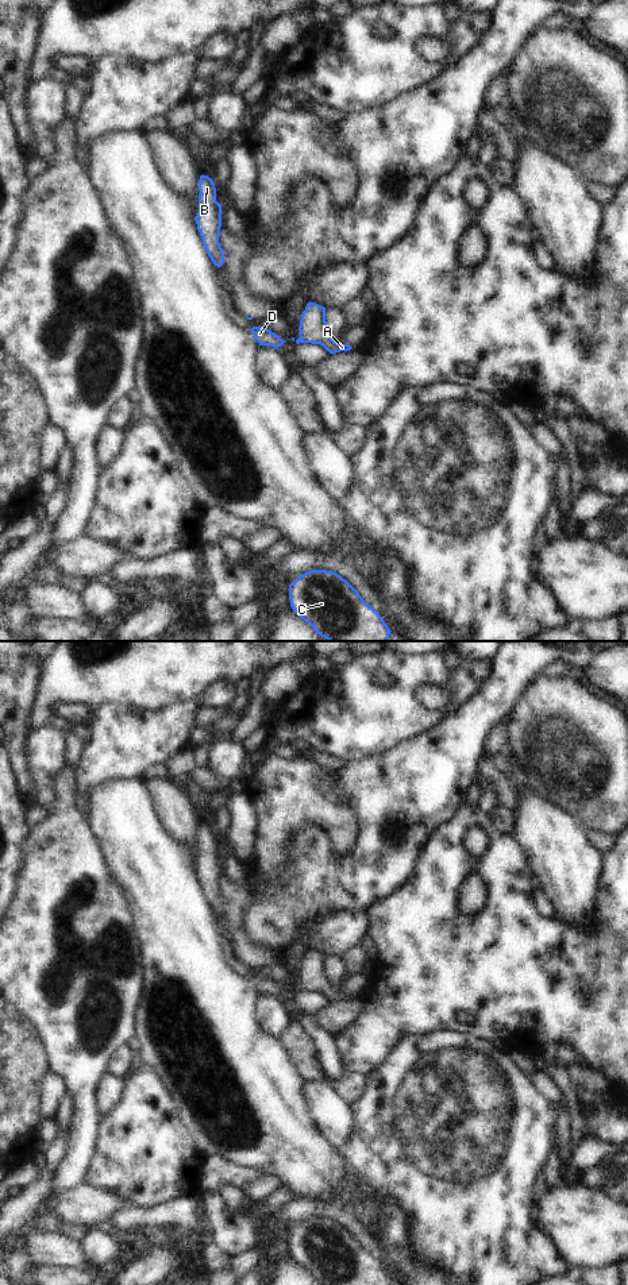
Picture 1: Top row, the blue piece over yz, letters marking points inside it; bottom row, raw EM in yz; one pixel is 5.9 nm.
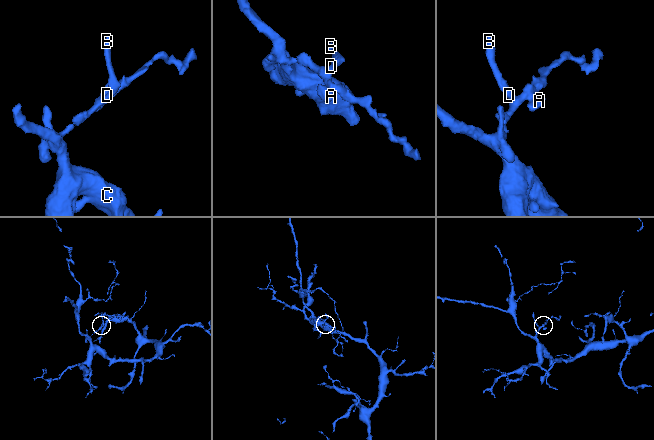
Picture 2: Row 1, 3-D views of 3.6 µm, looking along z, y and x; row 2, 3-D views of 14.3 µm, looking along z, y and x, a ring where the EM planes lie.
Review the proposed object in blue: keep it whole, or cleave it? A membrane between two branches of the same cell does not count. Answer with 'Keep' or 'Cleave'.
Keep.

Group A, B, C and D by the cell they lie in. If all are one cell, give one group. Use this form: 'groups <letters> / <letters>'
groups A B C D

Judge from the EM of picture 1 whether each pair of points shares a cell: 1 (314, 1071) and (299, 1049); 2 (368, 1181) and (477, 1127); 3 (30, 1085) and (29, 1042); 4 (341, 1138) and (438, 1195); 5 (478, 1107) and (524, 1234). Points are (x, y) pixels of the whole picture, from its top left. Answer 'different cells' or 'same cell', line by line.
1: same cell
2: same cell
3: same cell
4: different cells
5: same cell

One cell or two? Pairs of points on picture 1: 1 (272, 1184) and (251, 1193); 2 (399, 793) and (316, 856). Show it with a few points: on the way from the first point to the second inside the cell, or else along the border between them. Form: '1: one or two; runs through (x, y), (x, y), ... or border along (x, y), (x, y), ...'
1: one; runs through (266, 1185), (257, 1191)
2: one; runs through (382, 819), (377, 838), (343, 867)

